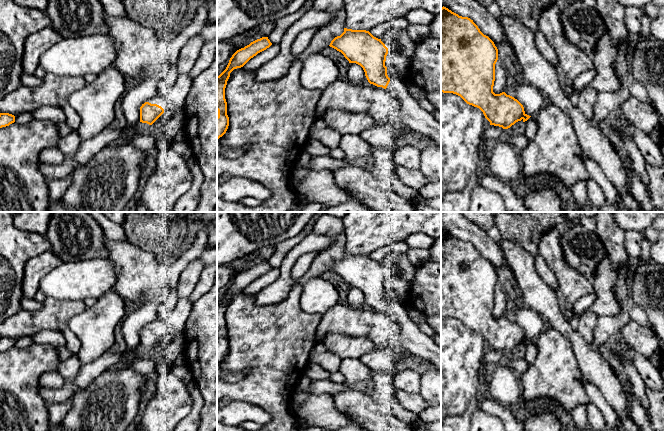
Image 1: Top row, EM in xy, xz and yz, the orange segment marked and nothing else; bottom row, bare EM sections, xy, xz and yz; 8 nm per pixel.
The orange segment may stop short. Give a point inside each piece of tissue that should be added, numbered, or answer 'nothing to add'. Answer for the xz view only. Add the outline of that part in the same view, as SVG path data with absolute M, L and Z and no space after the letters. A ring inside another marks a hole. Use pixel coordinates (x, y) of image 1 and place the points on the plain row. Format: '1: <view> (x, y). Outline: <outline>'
1: xz (412, 340). Outline: M397 300L390 303L386 312L400 330L398 345L406 353L425 359L441 371L441 346L424 334L407 312L406 304Z

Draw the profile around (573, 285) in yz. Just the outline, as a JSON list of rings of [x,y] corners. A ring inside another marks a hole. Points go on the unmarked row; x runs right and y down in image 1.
[[[556,227],[543,234],[538,243],[538,252],[558,280],[562,303],[574,304],[582,296],[594,293],[594,286],[591,278],[584,276],[566,263],[560,235]]]

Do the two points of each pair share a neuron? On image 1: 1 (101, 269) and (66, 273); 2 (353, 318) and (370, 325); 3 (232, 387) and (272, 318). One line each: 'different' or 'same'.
1: same
2: same
3: same

